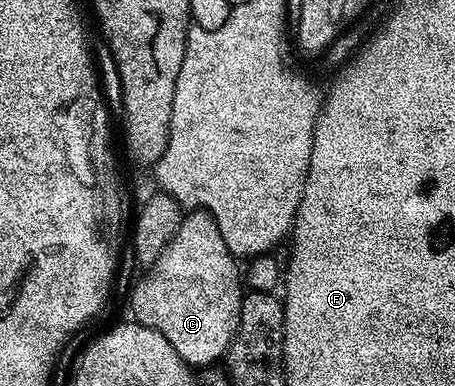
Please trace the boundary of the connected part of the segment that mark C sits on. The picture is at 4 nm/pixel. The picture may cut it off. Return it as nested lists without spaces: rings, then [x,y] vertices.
[[[203,209],[189,210],[181,218],[178,233],[174,233],[166,249],[162,249],[160,256],[145,270],[148,272],[133,285],[131,318],[162,333],[162,337],[174,345],[174,353],[188,362],[189,367],[203,369],[219,364],[228,354],[238,325],[240,302],[246,294],[242,286],[242,267],[236,263],[239,263],[237,256],[226,249],[226,241],[222,241],[222,233],[211,213]]]

